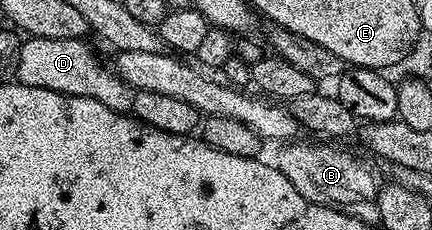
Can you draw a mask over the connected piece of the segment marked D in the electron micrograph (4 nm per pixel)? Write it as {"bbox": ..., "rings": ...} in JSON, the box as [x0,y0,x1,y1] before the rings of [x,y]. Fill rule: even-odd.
{"bbox":[16,38,133,113],"rings":[[[26,38],[19,49],[19,69],[16,82],[23,85],[35,85],[39,89],[51,89],[64,95],[91,97],[95,101],[103,101],[112,111],[126,113],[133,110],[132,87],[129,87],[117,72],[105,67],[97,60],[97,55],[88,47],[85,39],[35,39]]]}

